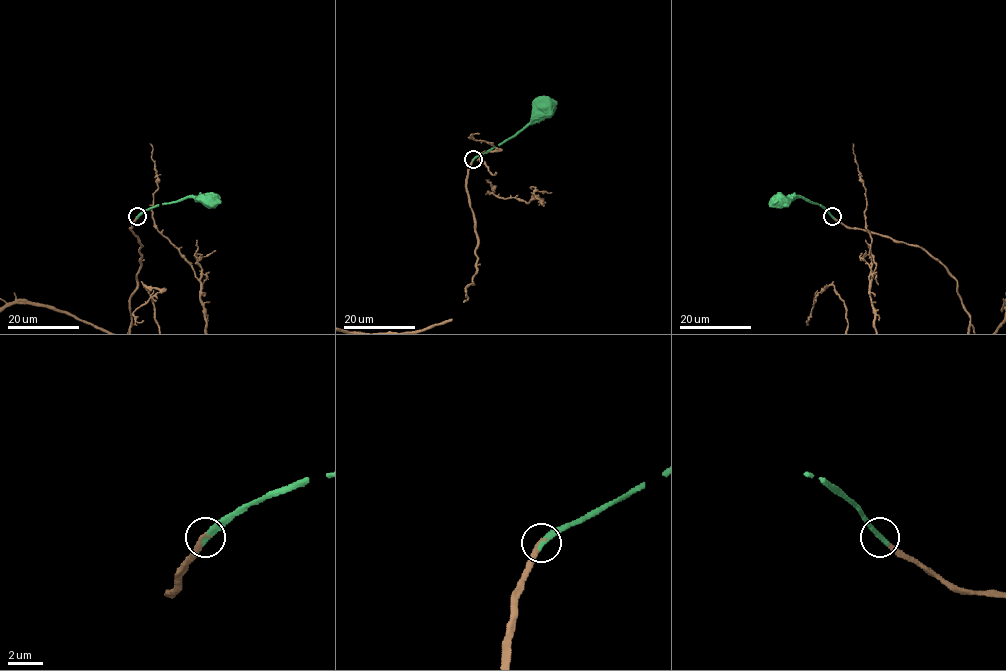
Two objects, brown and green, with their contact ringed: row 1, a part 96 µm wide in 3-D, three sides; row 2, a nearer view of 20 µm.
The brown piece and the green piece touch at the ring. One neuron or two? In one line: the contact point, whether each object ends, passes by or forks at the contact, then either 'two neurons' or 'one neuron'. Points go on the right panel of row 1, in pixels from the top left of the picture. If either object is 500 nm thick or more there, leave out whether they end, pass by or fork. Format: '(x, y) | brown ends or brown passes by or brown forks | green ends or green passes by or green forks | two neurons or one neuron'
(832, 216) | brown ends | green ends | one neuron

